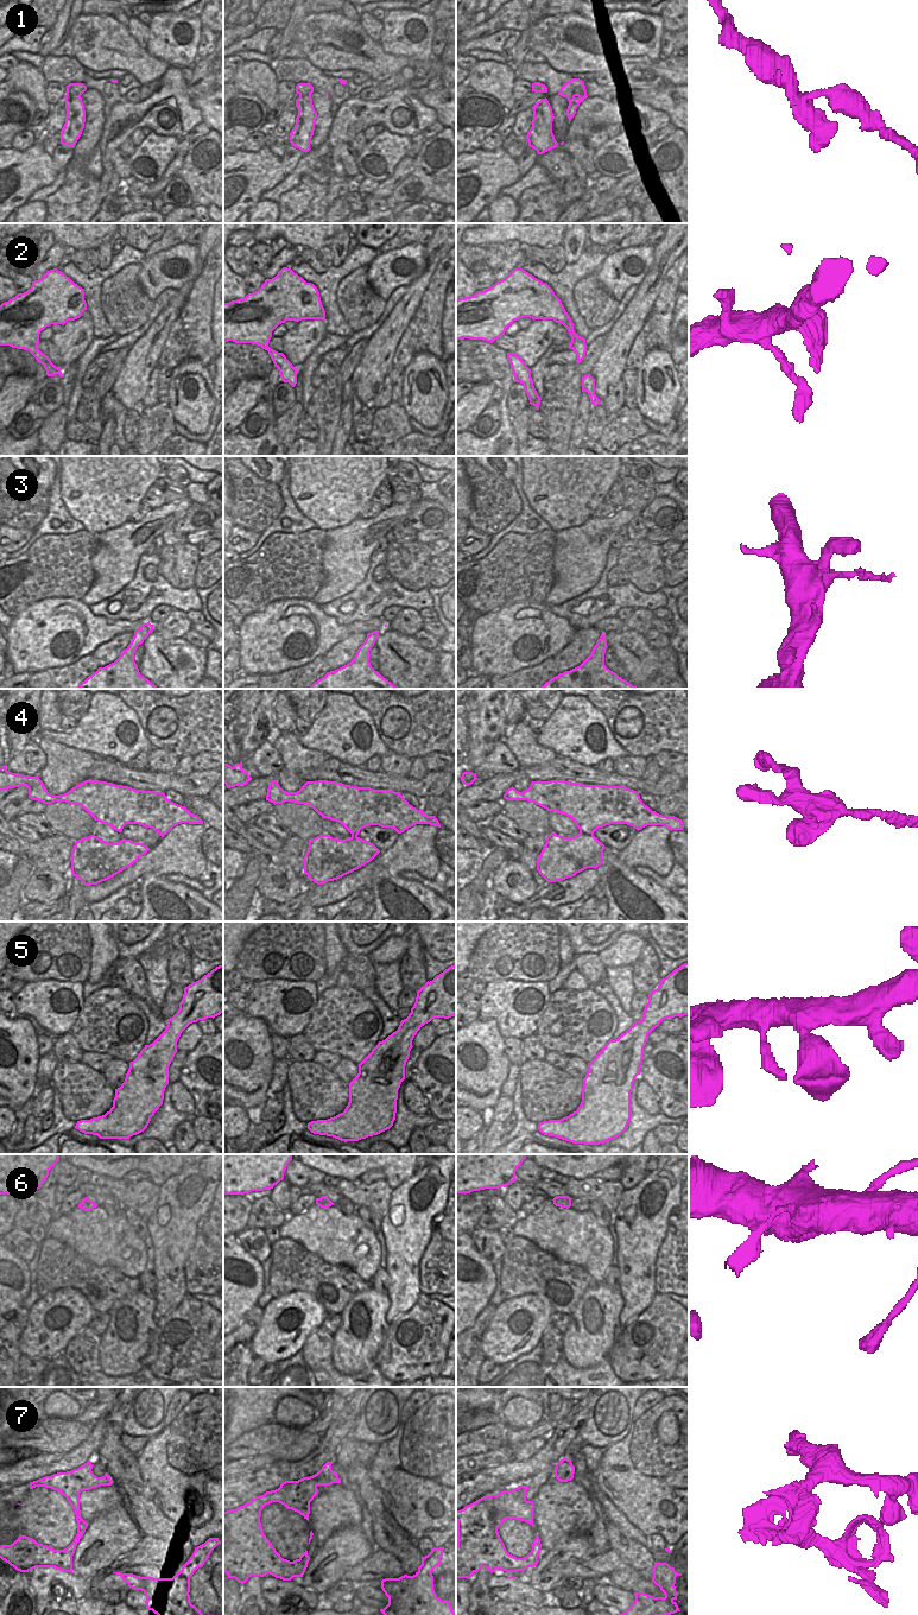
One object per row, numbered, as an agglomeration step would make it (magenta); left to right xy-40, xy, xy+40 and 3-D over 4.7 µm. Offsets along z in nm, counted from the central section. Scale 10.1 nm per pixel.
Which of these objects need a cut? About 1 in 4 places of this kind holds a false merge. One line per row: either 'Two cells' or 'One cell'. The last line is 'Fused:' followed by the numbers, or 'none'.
1: One cell
2: One cell
3: One cell
4: One cell
5: One cell
6: Two cells
7: Two cells
Fused: 6, 7

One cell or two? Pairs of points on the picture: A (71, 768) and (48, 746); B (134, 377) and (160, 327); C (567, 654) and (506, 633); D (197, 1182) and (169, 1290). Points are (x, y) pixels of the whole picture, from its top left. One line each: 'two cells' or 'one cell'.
A: one cell
B: one cell
C: two cells
D: one cell

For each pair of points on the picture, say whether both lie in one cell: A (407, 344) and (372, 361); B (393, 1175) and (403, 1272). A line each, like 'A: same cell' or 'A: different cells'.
A: different cells
B: different cells

